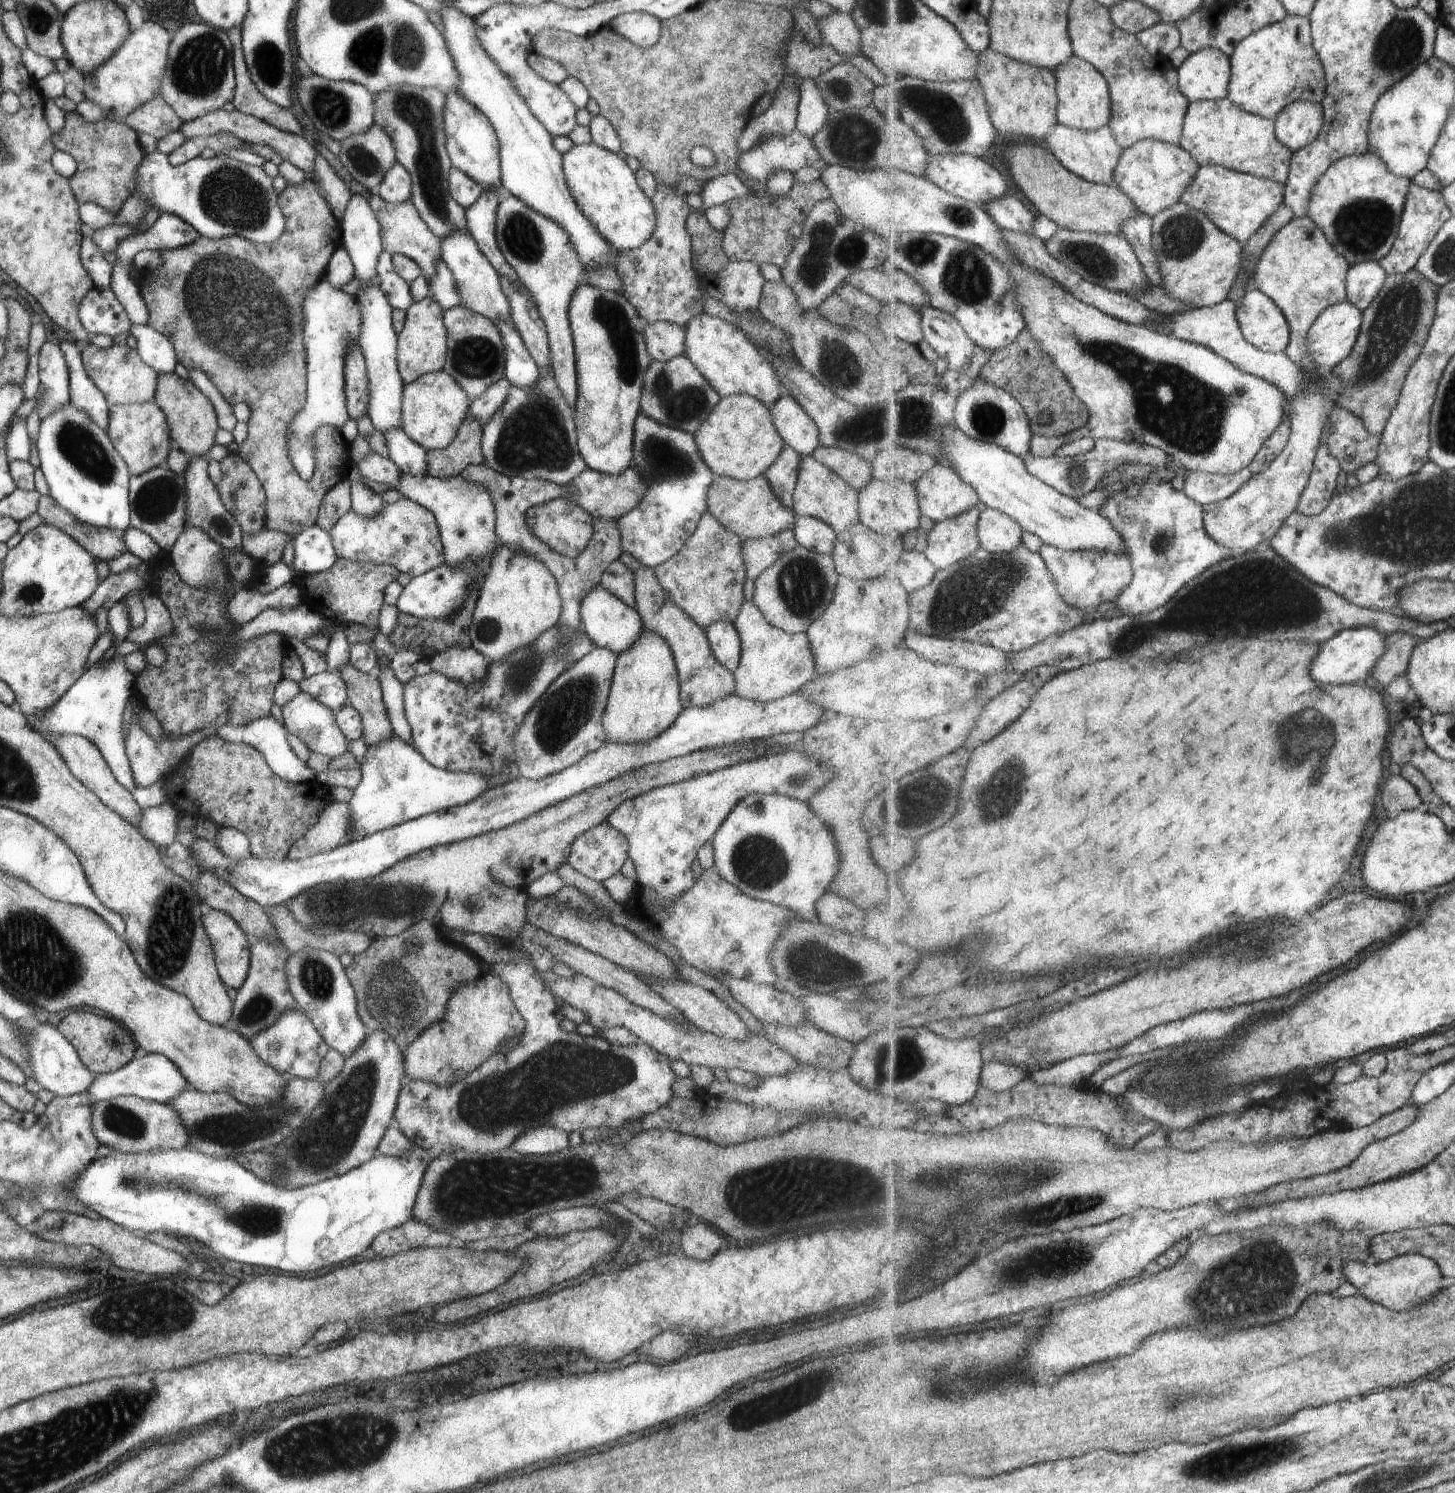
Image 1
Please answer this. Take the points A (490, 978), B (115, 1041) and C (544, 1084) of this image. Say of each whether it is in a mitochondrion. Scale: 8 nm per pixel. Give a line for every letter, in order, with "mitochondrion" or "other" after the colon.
A: other
B: other
C: mitochondrion

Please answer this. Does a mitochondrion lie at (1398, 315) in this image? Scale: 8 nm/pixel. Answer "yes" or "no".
yes

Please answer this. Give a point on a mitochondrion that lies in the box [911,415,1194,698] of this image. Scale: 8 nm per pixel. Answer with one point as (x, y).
(972, 594)

